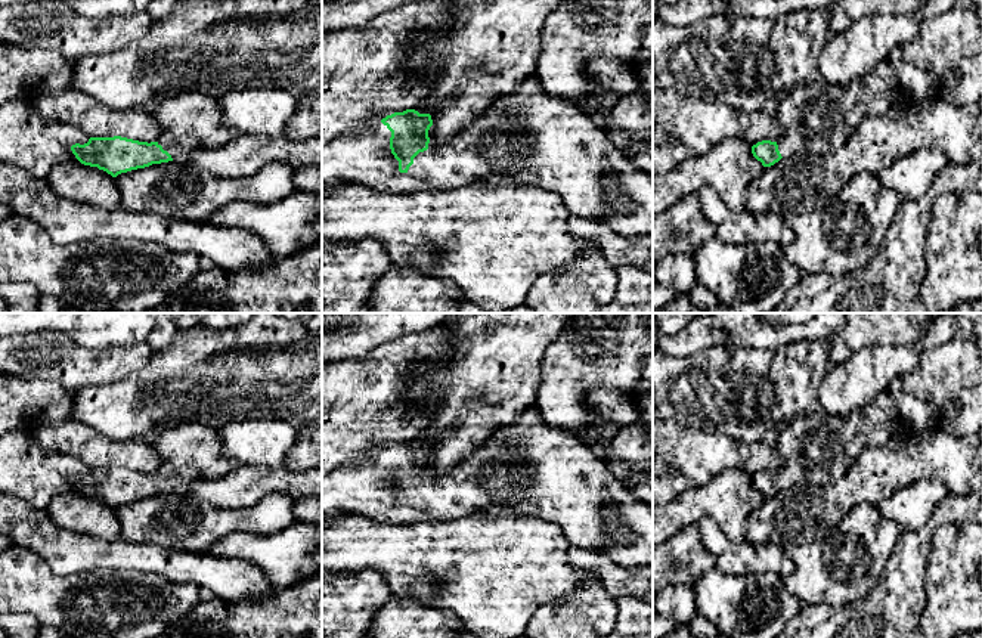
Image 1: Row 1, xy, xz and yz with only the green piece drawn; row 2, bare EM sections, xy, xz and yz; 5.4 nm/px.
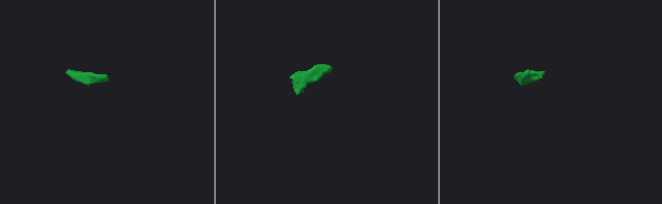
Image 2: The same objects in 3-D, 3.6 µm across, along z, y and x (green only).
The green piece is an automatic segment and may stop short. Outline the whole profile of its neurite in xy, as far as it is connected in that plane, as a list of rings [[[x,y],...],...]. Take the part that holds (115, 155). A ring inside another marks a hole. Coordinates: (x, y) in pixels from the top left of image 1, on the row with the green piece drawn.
[[[182,92],[161,99],[154,117],[159,127],[157,142],[121,136],[90,137],[84,145],[72,145],[71,151],[81,164],[117,177],[152,164],[188,164],[195,152],[220,148],[239,136],[222,126],[219,100],[199,92]]]

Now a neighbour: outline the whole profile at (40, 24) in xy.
[[[32,0],[0,7],[0,40],[28,49],[56,49],[69,61],[114,55],[149,34],[151,15],[87,18],[61,0]]]

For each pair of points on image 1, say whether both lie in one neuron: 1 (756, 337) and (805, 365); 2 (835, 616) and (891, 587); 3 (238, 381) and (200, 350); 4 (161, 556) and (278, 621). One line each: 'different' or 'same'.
1: different
2: same
3: same
4: different

